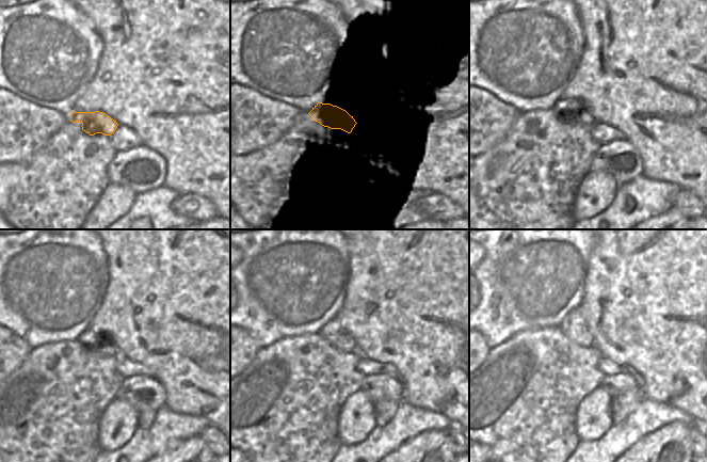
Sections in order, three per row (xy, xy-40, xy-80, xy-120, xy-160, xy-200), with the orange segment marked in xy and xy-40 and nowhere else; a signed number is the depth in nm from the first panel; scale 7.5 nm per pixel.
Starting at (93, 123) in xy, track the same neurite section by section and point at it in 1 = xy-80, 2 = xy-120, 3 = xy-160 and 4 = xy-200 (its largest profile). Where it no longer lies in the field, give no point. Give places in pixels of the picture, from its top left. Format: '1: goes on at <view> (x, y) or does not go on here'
1: goes on at xy-80 (573, 110)
2: goes on at xy-120 (96, 341)
3: goes on at xy-160 (333, 332)
4: goes on at xy-200 (573, 325)

